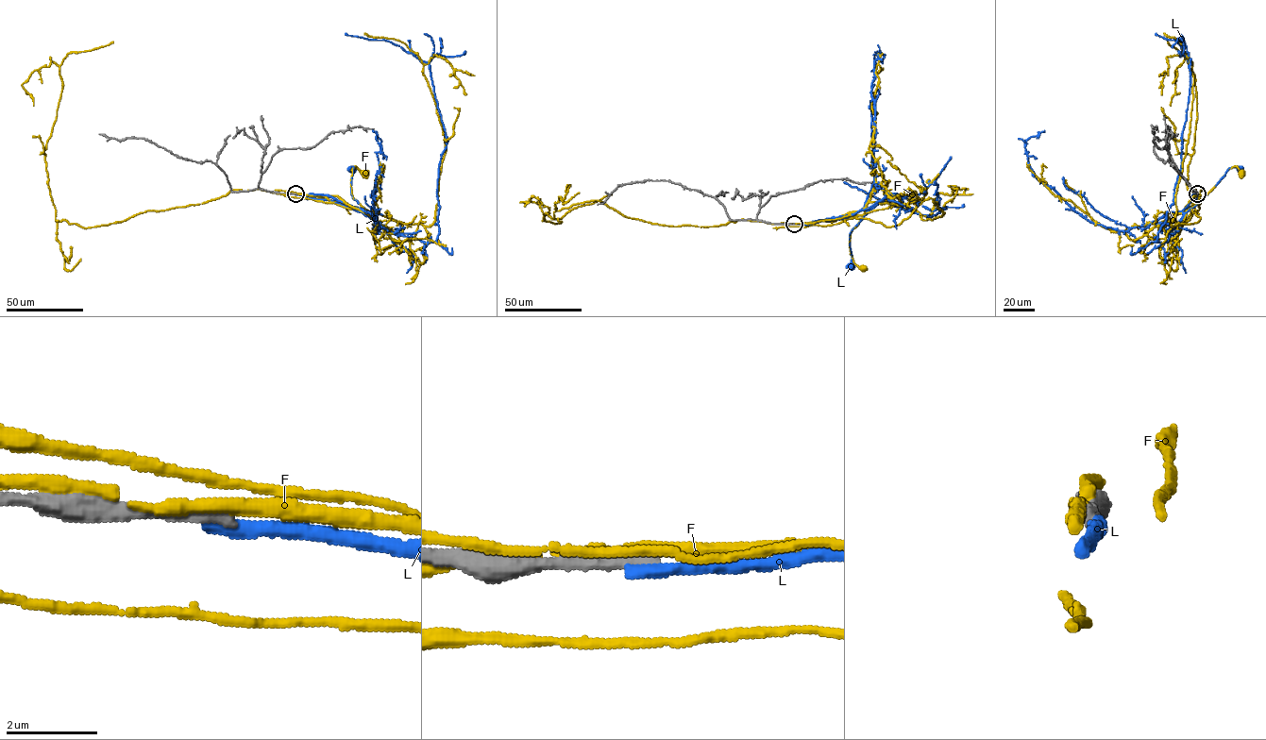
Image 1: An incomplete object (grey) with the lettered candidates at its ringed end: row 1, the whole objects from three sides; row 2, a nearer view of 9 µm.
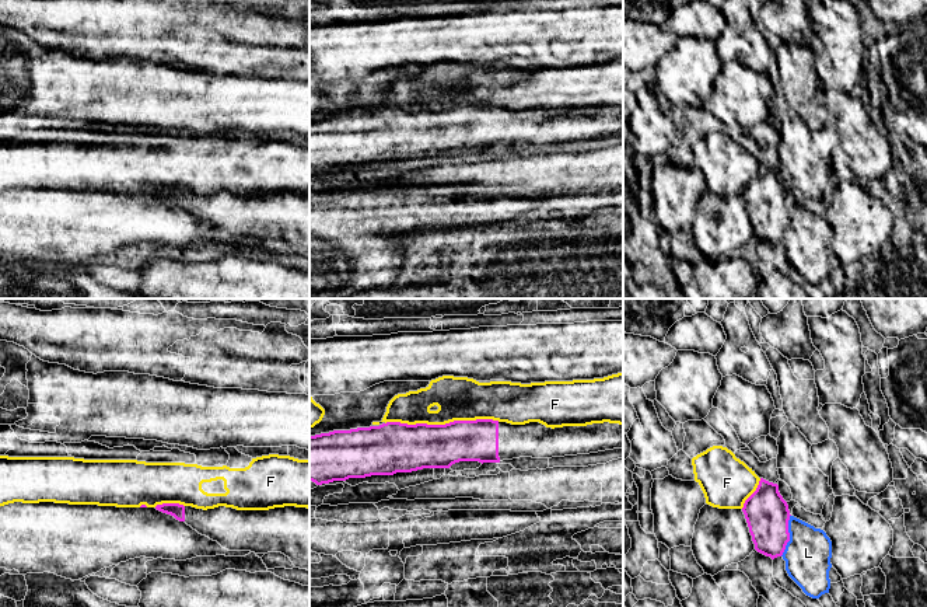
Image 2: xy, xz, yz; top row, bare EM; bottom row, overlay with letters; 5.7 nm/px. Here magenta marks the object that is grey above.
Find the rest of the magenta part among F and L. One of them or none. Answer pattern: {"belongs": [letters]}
{"belongs": []}

